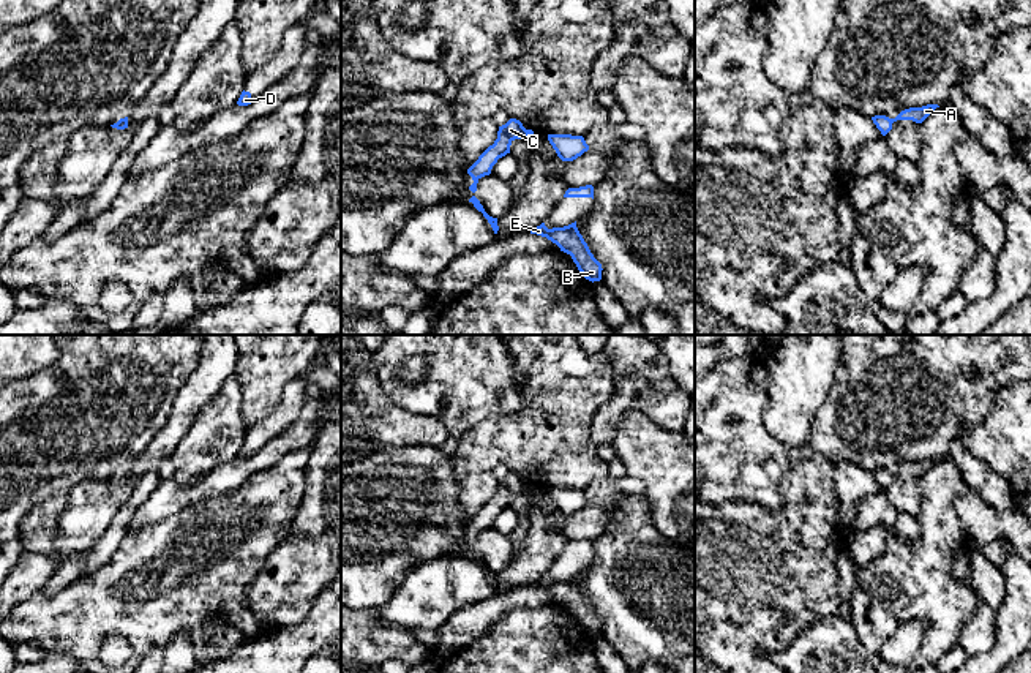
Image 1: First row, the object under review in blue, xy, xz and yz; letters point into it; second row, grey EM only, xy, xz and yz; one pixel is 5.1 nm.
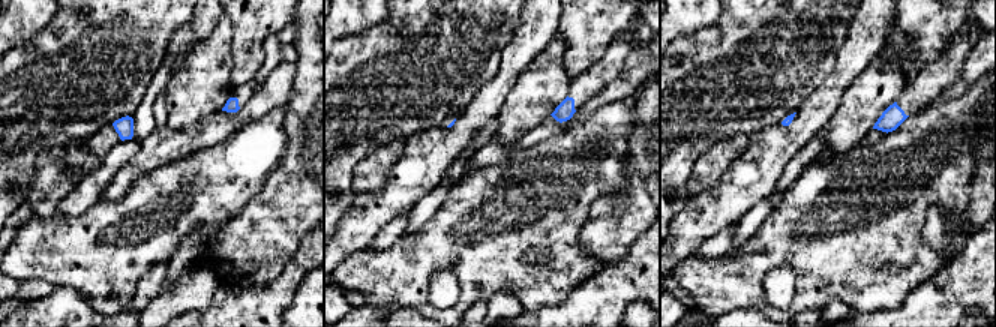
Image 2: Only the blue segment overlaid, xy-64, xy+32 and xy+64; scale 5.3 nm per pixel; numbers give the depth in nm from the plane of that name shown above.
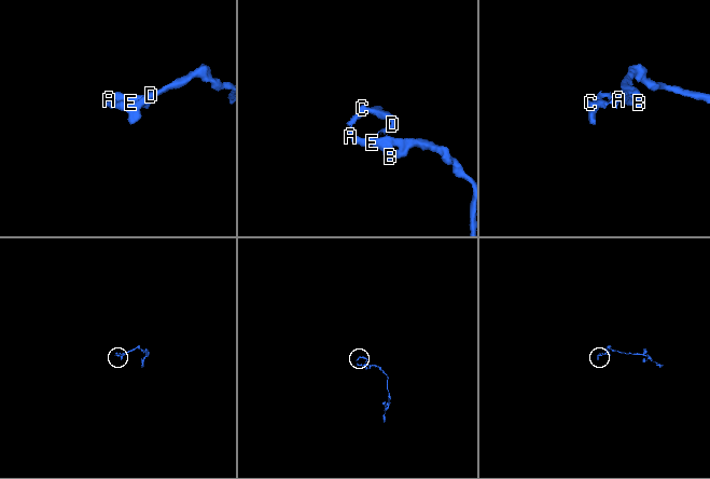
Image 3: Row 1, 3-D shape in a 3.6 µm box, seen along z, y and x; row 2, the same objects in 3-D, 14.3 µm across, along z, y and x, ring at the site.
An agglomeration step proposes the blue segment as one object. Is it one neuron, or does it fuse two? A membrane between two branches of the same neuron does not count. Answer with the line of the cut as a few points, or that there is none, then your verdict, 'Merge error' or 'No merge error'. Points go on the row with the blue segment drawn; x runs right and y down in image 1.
No split. No merge error

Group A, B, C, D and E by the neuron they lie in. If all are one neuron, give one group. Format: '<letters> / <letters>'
A B C D E

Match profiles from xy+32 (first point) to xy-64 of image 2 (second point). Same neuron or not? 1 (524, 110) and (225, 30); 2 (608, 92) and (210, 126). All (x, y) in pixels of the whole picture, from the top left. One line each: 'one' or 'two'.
1: one
2: one

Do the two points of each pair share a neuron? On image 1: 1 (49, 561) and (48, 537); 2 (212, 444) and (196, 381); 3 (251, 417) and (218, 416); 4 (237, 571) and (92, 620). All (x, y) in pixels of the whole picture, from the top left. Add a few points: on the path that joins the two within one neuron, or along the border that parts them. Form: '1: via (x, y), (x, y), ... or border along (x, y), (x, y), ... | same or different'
1: border along (59, 517), (54, 547), (49, 552), (35, 553) | different
2: border along (226, 379), (180, 438) | different
3: border along (237, 381), (242, 391), (242, 421), (247, 427) | different
4: via (201, 575), (180, 590), (128, 591) | same

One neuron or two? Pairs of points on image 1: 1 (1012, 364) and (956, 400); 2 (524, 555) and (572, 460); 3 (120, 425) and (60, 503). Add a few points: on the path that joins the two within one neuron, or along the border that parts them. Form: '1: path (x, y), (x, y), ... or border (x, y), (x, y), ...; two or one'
1: path (998, 364), (992, 364), (970, 386); one
2: border (534, 485), (547, 488); two
3: border (67, 490), (46, 496), (33, 509); two

